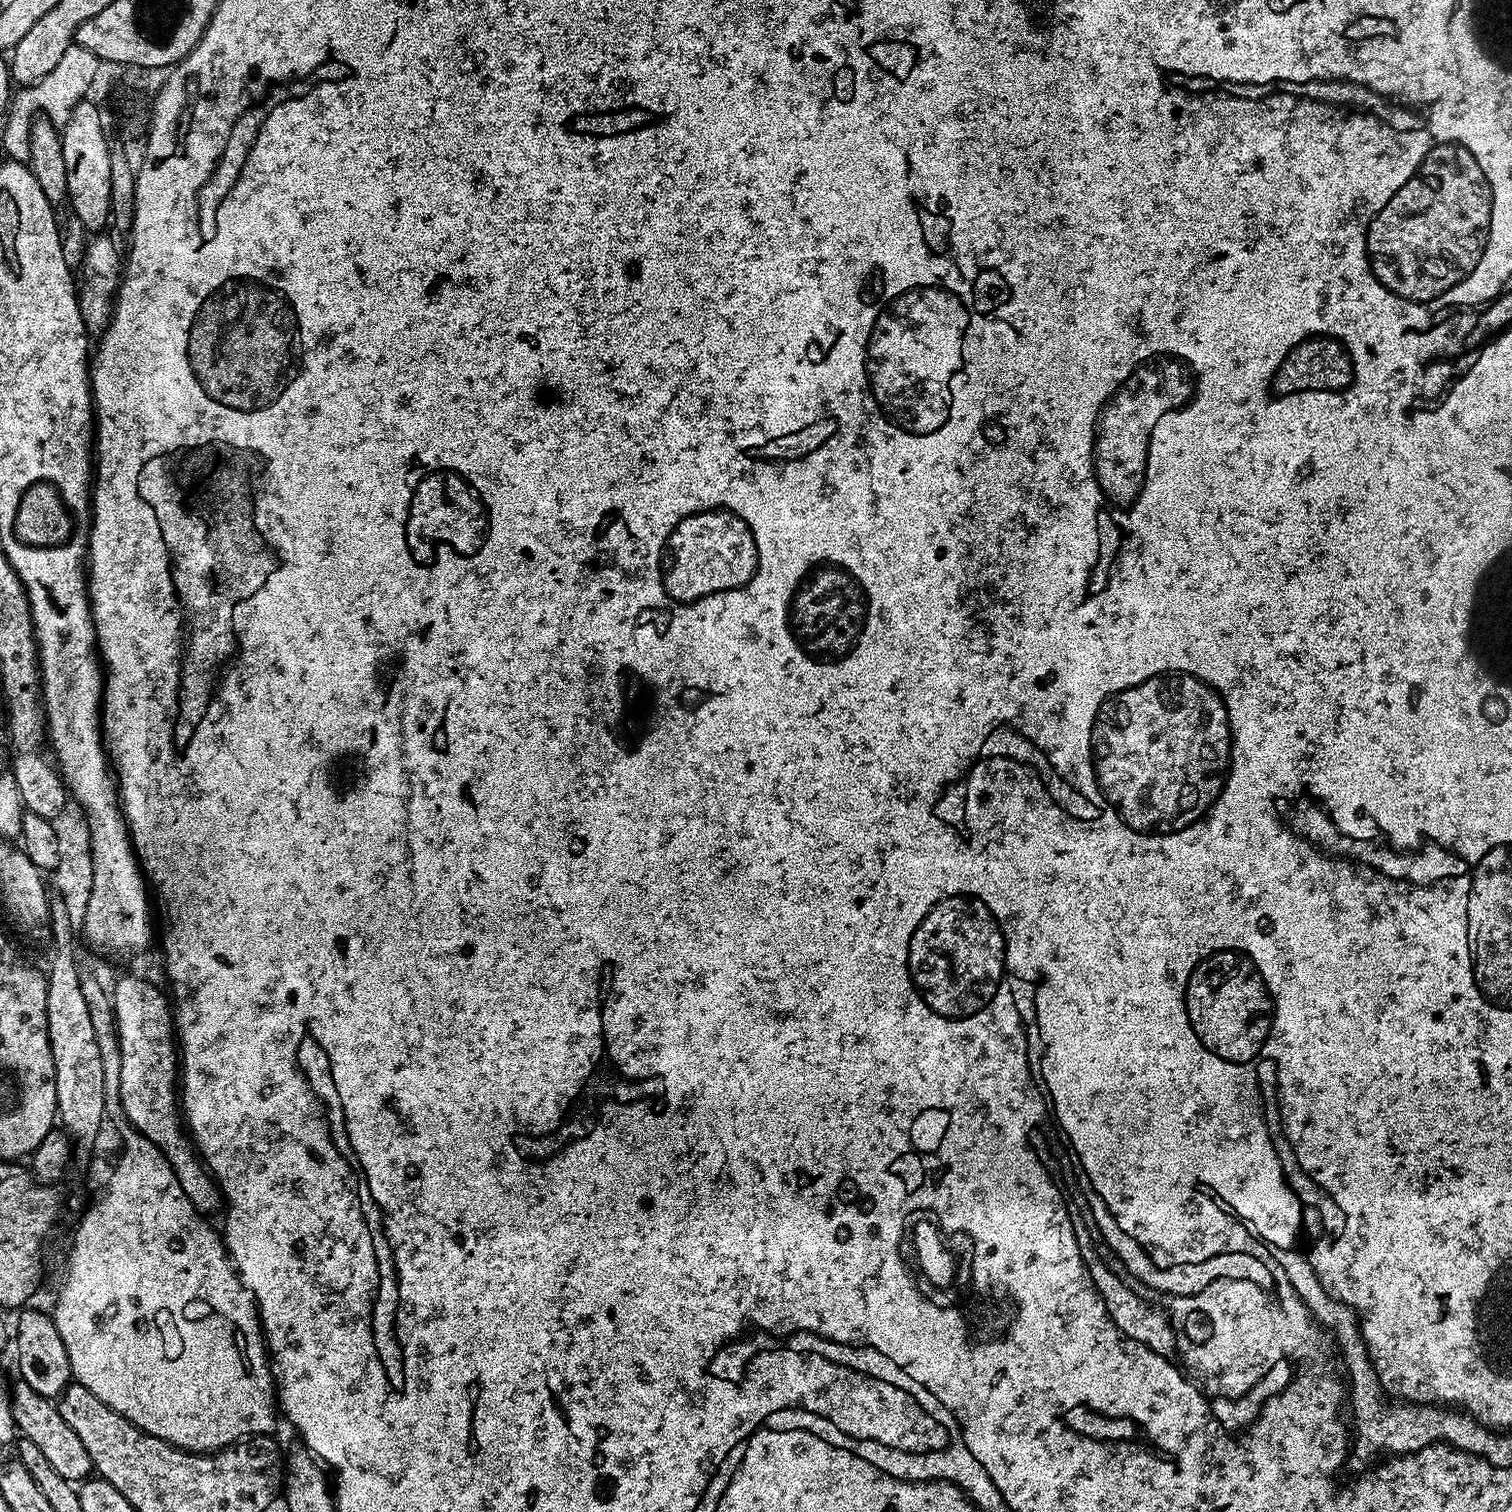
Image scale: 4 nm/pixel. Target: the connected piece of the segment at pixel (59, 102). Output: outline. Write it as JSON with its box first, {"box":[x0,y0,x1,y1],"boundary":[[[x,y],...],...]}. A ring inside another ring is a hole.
{"box":[2,44,101,162],"boundary":[[[73,44],[62,54],[61,61],[38,83],[21,87],[13,97],[7,122],[2,134],[2,146],[9,159],[26,162],[29,158],[29,126],[34,115],[45,115],[52,124],[62,128],[69,121],[74,107],[89,95],[91,84],[95,83],[96,70],[101,61],[84,47]]]}

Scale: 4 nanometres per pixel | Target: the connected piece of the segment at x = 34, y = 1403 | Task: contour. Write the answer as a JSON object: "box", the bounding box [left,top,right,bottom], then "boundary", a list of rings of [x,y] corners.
{"box":[11,1379,94,1482],"boundary":[[[17,1379],[11,1385],[11,1392],[13,1418],[19,1435],[25,1440],[34,1442],[34,1446],[42,1450],[46,1462],[50,1462],[50,1466],[58,1470],[62,1478],[73,1482],[89,1479],[94,1472],[90,1454],[86,1454],[82,1438],[78,1438],[78,1434],[74,1434],[70,1426],[66,1426],[66,1418],[62,1418],[59,1407],[49,1397],[30,1390],[30,1386],[26,1386],[26,1382],[22,1379]]]}

